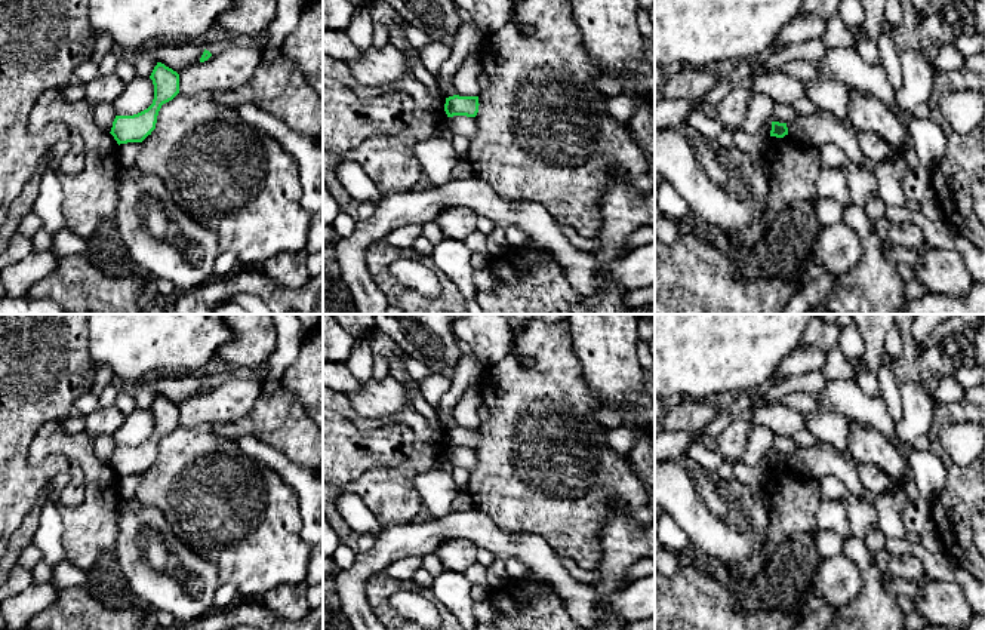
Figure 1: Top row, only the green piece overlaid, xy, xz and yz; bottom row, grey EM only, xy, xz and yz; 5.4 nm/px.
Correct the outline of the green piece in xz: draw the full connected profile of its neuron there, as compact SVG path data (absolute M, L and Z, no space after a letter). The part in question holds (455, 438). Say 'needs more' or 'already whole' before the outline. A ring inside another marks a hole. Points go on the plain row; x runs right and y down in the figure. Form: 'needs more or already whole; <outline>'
already whole; M453 427L446 430L444 443L447 449L467 448L475 449L478 445L478 428Z

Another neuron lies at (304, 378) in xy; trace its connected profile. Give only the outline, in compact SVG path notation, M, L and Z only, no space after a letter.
M323 326L307 334L280 384L302 402L311 420L323 430Z

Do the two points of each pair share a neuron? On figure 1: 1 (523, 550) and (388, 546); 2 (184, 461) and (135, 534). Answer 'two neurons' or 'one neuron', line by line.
1: one neuron
2: two neurons

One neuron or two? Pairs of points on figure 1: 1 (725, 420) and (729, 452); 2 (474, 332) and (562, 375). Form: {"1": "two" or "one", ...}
{"1": "two", "2": "two"}

